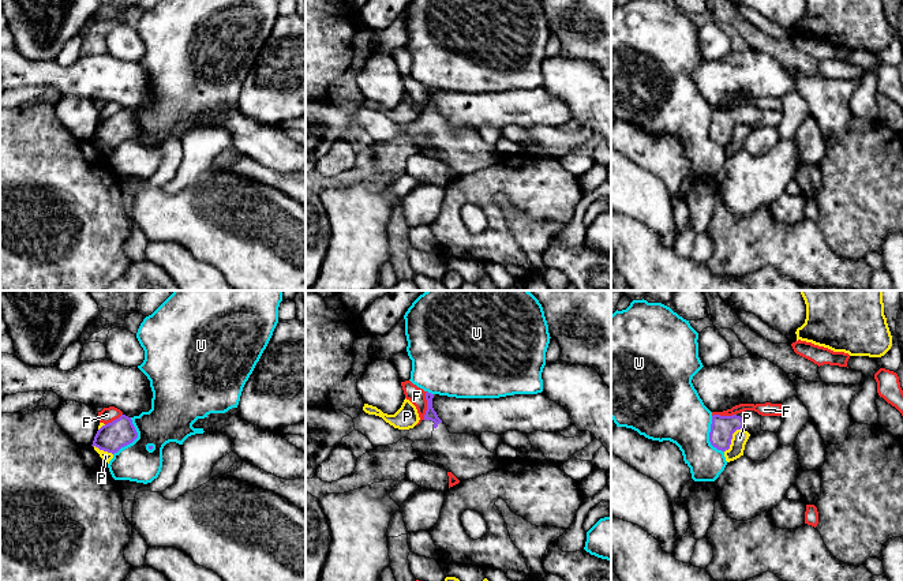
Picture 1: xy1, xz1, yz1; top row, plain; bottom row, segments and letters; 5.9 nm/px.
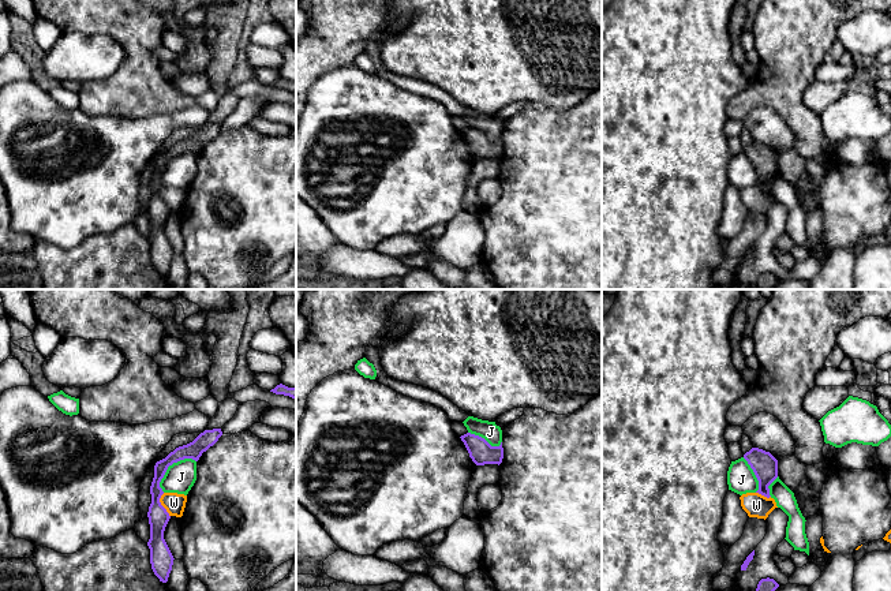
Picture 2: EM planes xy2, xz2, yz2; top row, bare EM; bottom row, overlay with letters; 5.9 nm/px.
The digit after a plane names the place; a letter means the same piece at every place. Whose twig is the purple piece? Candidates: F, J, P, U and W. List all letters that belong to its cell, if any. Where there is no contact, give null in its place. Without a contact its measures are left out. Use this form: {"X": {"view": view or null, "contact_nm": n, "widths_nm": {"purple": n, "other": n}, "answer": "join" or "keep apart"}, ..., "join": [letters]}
{"F": {"view": "xz1", "contact_nm": 170, "widths_nm": {"purple": 70, "other": 100}, "answer": "keep apart"}, "J": {"view": "xy2", "contact_nm": 280, "widths_nm": {"purple": 100, "other": 180}, "answer": "keep apart"}, "P": {"view": "yz1", "contact_nm": 180, "widths_nm": {"purple": 140, "other": 90}, "answer": "keep apart"}, "U": {"view": "xy1", "contact_nm": 240, "widths_nm": {"purple": 170, "other": 260}, "answer": "keep apart"}, "W": {"view": "xy2", "contact_nm": 150, "widths_nm": {"purple": 120, "other": 120}, "answer": "keep apart"}, "join": []}

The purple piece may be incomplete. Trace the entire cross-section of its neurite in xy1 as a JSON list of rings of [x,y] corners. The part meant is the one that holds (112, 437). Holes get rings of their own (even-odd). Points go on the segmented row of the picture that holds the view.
[[[121,415],[119,419],[102,426],[93,441],[93,447],[108,453],[117,453],[121,447],[132,443],[138,438],[138,432],[131,417]]]

